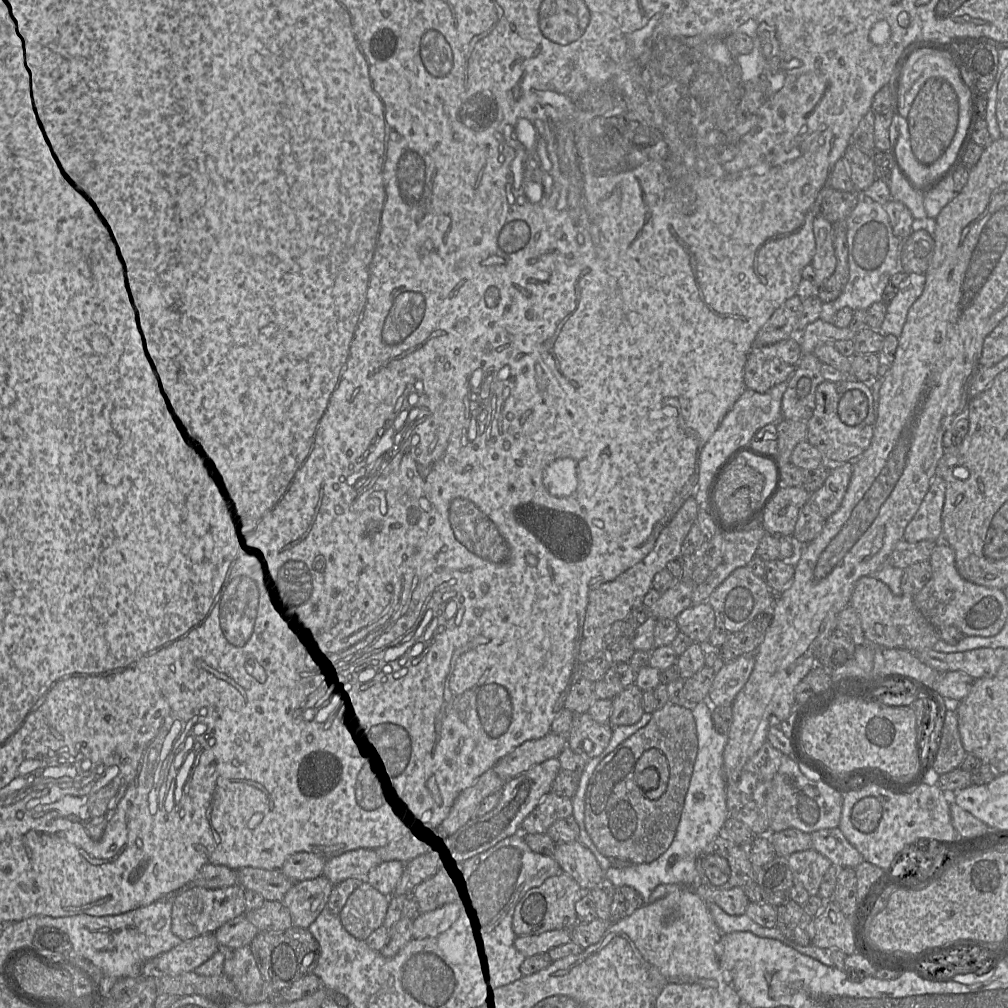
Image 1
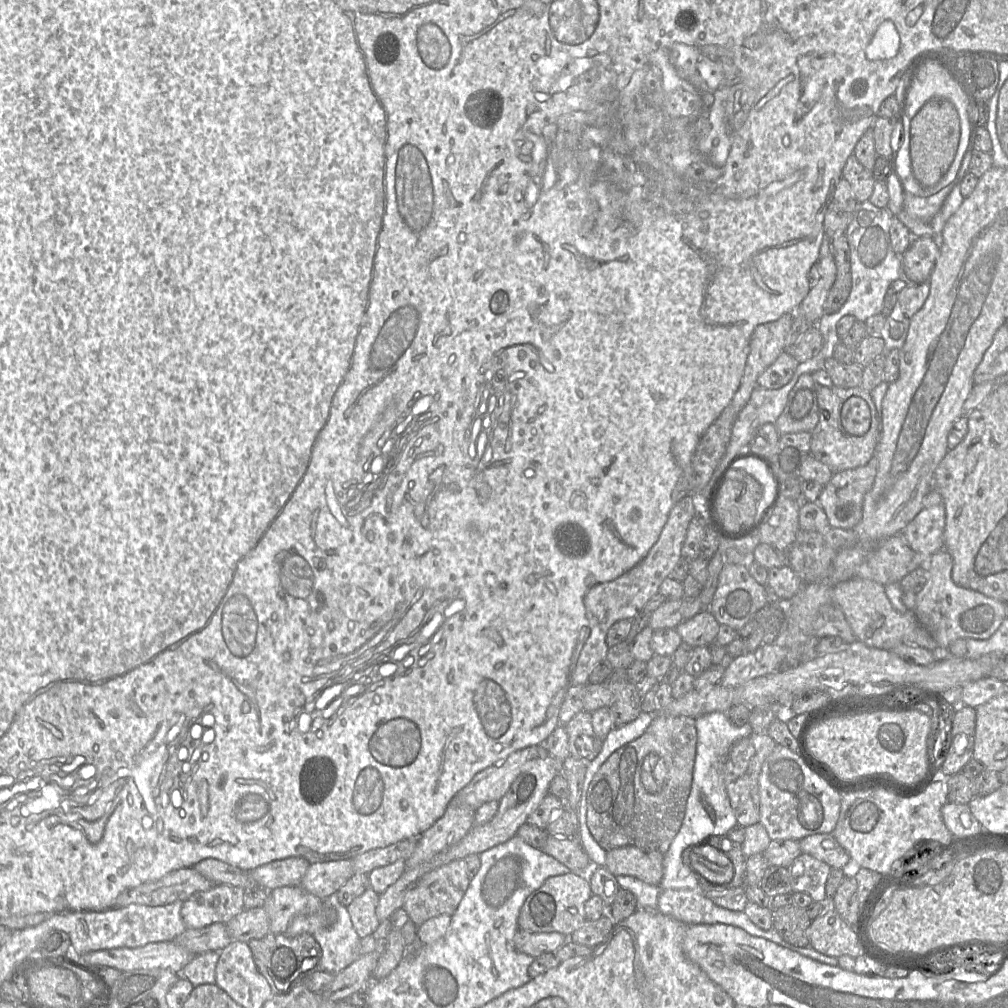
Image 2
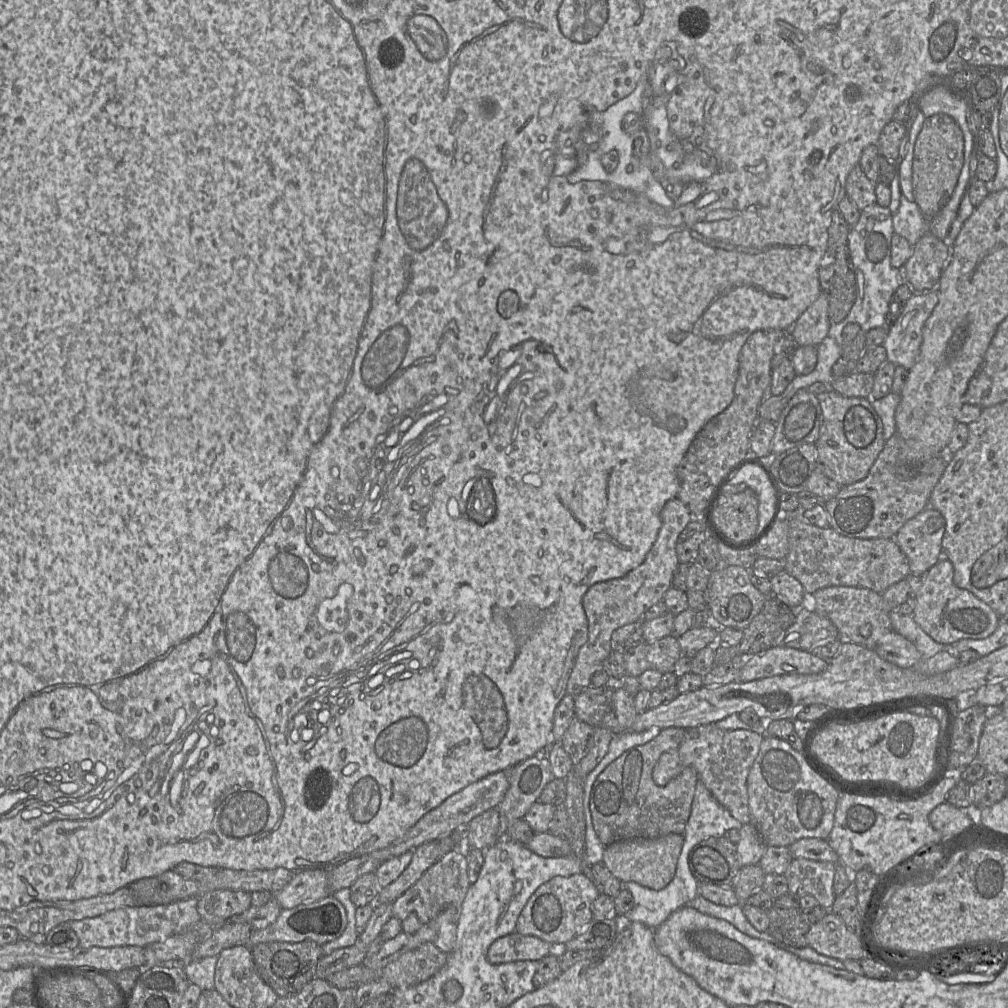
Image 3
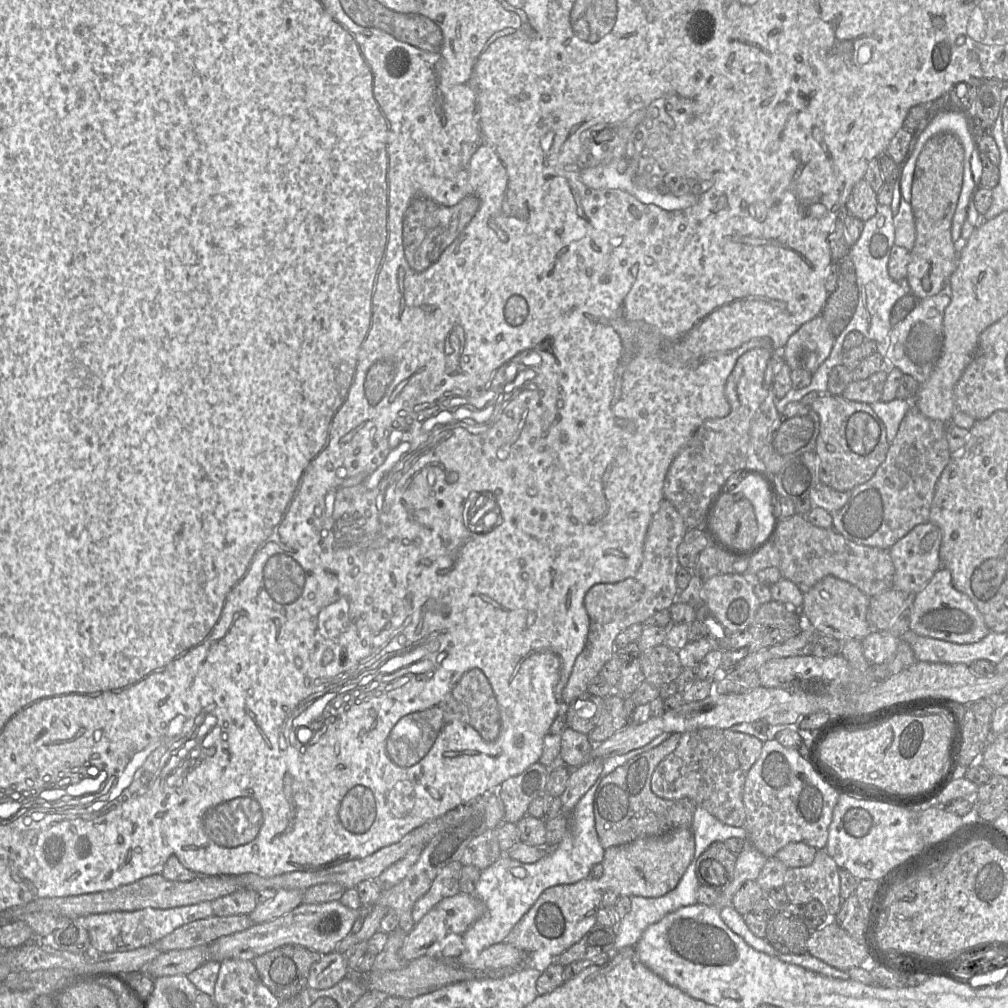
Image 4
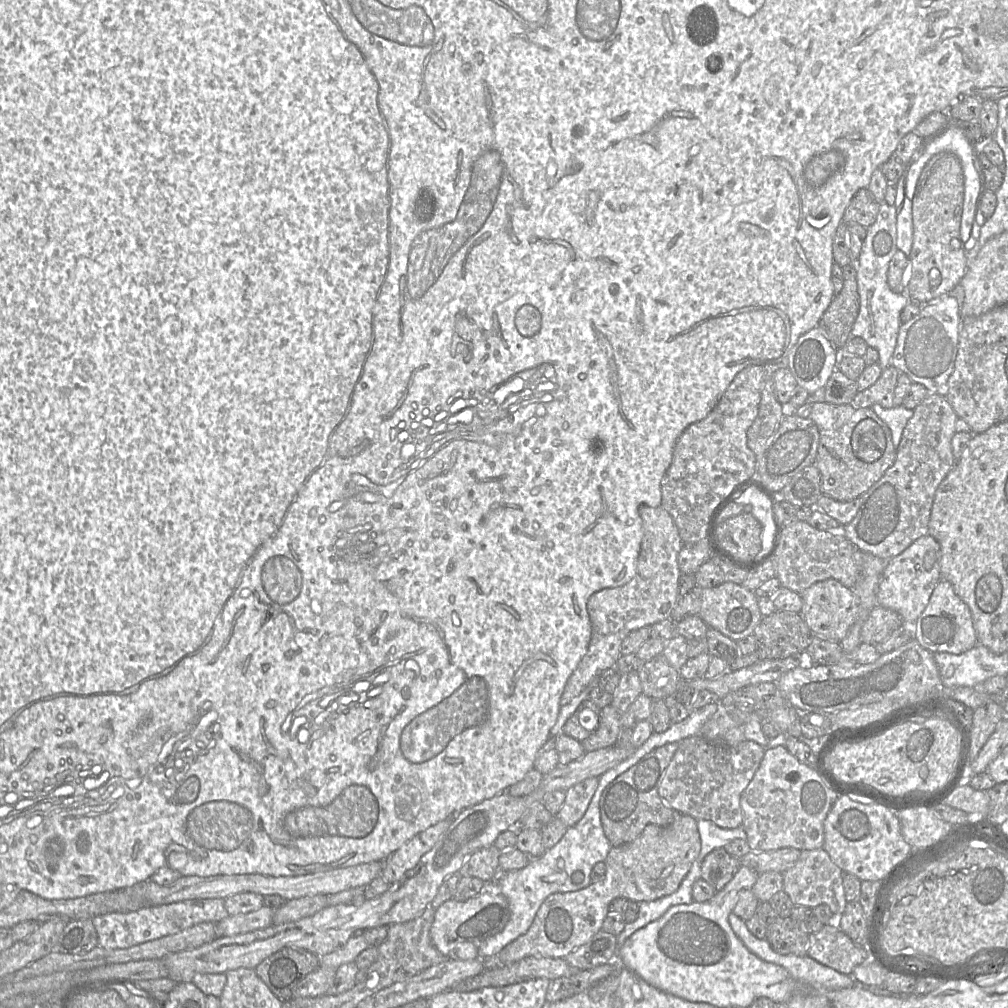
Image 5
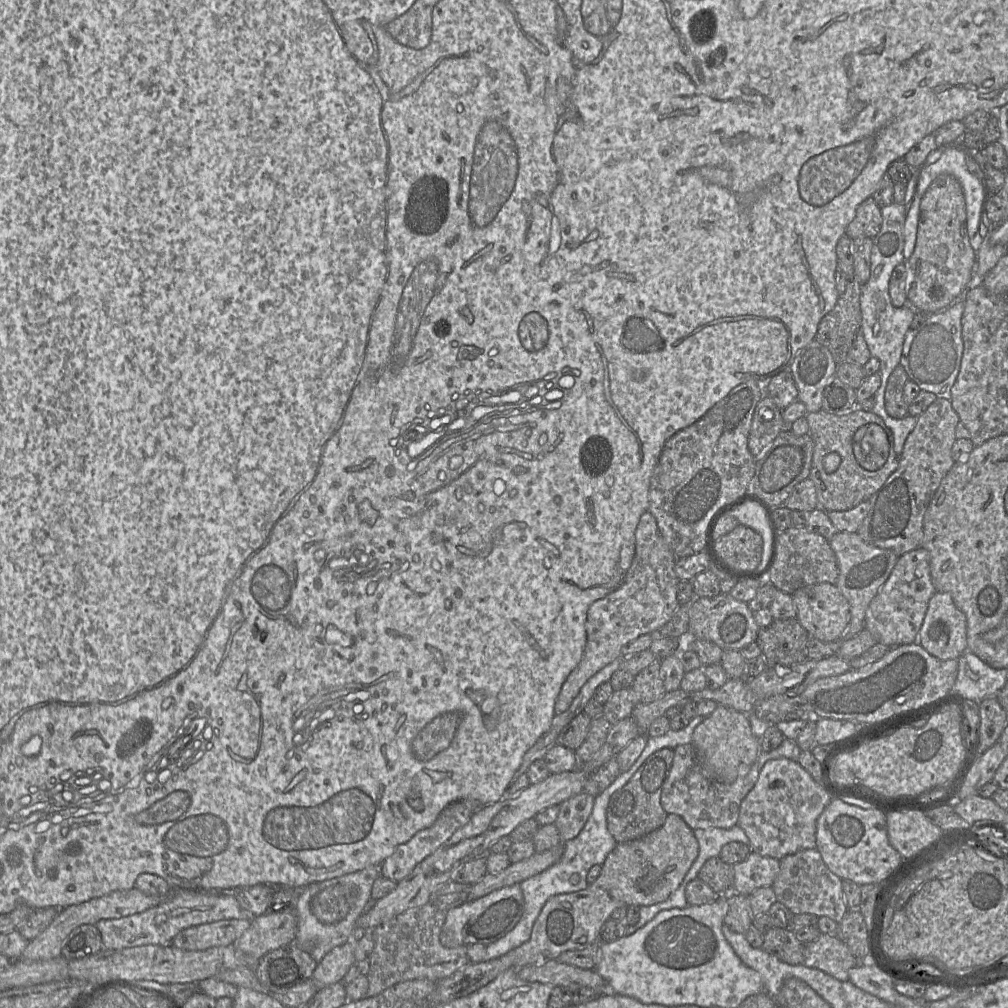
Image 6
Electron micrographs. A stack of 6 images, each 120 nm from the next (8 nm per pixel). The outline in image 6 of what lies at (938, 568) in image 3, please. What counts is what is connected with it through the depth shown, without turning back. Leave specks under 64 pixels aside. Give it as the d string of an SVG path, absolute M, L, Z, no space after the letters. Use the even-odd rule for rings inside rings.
M935 592L918 635L918 643L941 659L958 659L967 651L967 621L948 592Z

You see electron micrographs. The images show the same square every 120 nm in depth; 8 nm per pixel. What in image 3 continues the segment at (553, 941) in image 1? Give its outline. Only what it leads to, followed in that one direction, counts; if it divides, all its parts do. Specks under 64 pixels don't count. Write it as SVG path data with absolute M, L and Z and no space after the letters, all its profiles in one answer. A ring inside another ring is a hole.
M514 932L496 940L488 949L487 959L492 964L525 960L540 961L555 948L538 937Z

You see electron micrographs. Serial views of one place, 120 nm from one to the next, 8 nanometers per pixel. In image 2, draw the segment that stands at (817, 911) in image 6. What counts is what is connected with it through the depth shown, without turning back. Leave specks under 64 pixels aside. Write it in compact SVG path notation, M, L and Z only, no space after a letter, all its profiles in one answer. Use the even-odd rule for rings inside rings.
M801 853L787 867L792 892L807 893L813 901L827 903L825 885L831 867L817 858Z

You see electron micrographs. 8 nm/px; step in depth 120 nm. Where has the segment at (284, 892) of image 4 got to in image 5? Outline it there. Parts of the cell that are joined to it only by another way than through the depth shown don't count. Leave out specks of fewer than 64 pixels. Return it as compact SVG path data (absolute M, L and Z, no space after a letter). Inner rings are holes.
M263 905L260 909L247 914L228 916L216 923L216 938L244 934L265 928L272 924L274 910Z

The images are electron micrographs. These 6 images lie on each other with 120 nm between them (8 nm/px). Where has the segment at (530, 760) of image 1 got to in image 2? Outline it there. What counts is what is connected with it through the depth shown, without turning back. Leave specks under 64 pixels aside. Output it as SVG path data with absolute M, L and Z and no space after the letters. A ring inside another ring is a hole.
M529 746L510 754L505 760L496 763L476 774L472 780L455 794L455 803L467 804L475 811L489 801L500 801L512 783L519 776L523 766L530 760L548 755L544 746Z

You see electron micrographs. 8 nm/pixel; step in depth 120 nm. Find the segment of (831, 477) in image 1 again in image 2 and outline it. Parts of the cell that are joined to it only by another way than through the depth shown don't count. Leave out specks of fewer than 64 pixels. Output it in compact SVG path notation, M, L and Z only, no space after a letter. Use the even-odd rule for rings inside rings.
M874 455L864 466L834 473L824 486L817 503L825 512L832 528L852 531L861 521L864 497L874 484L877 468L878 458Z

